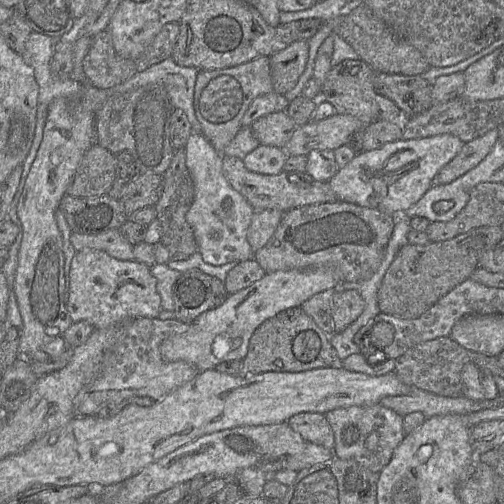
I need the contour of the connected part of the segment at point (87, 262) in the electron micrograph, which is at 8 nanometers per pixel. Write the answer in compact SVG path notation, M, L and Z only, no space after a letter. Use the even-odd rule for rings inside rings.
M88 248L77 251L72 259L67 308L72 322L85 320L95 329L107 329L136 318L158 318L162 305L150 266L136 260L118 260L102 250Z

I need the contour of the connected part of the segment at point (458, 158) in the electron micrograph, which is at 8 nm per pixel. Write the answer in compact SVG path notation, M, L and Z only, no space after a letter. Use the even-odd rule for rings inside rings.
M493 129L464 143L461 151L436 175L434 183L449 184L476 167L491 151L498 137L499 129Z

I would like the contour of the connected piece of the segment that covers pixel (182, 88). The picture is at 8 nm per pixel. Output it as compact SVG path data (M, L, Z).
M169 57L115 85L115 88L119 87L119 91L129 91L136 86L142 87L151 83L164 87L173 107L186 114L193 132L201 133L194 109L194 89L199 71L200 69L194 67L179 66Z

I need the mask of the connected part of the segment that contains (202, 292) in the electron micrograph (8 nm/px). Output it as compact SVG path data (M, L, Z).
M198 269L183 272L173 285L174 318L191 323L203 312L220 306L228 295L218 278Z

